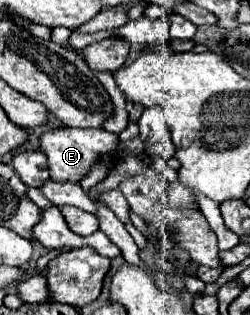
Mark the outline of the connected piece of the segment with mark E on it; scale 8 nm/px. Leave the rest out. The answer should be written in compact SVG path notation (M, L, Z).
M54 127L40 137L42 153L48 157L50 181L54 183L80 183L104 153L116 151L116 145L118 145L118 137L104 129Z

